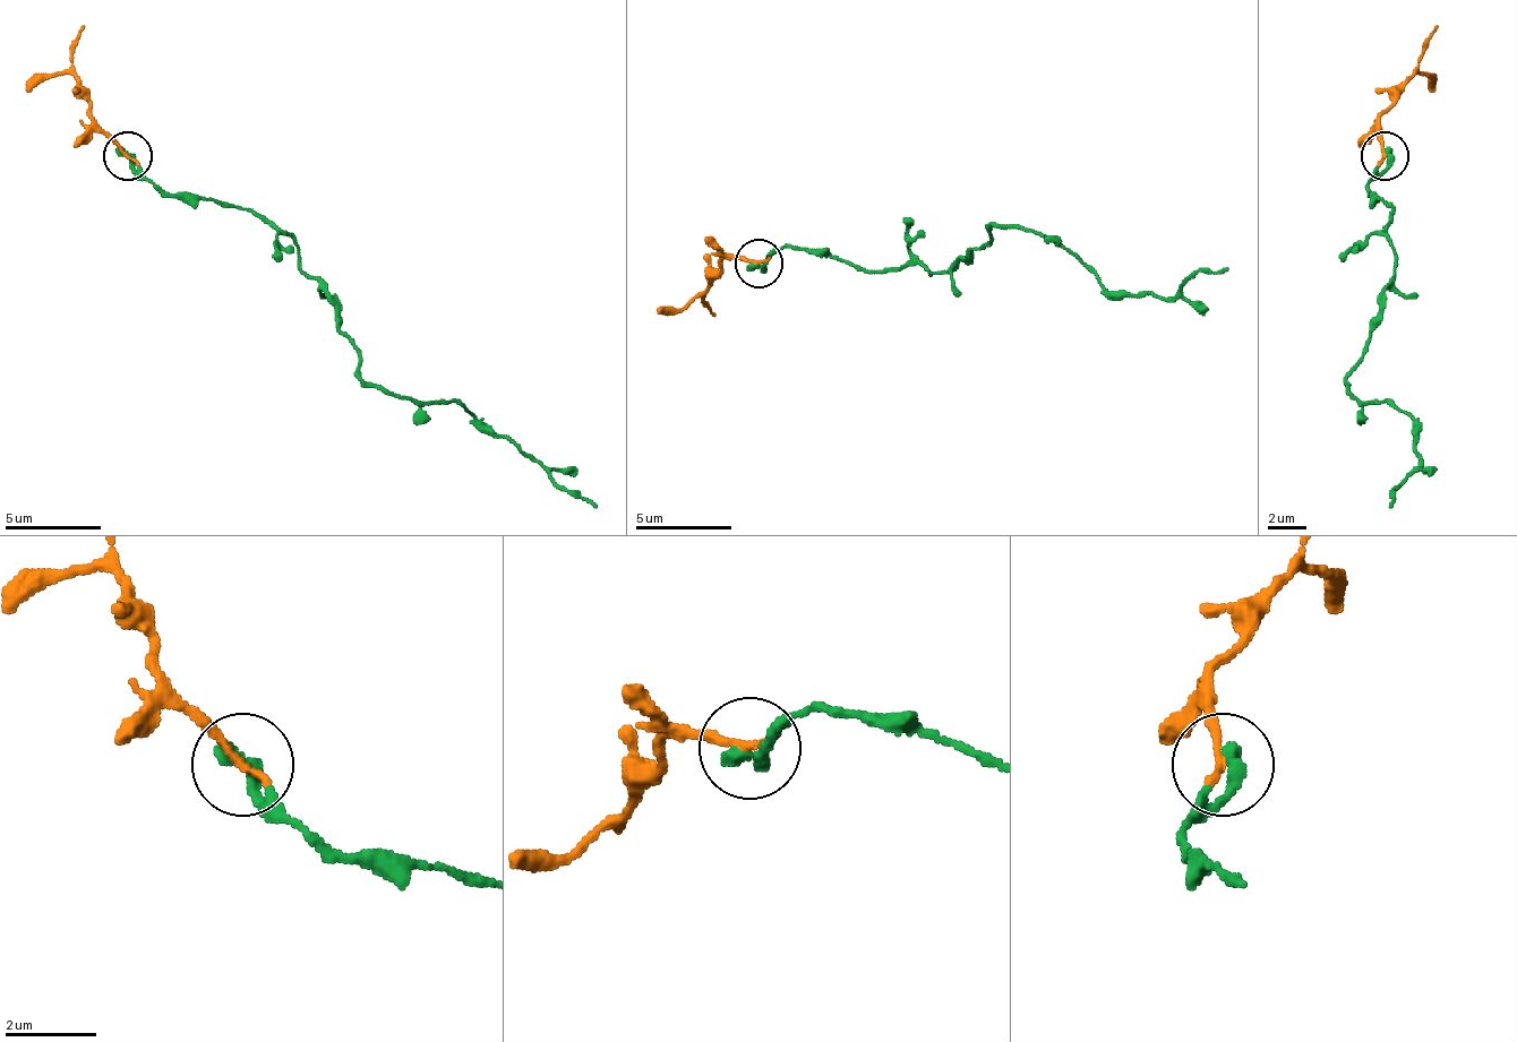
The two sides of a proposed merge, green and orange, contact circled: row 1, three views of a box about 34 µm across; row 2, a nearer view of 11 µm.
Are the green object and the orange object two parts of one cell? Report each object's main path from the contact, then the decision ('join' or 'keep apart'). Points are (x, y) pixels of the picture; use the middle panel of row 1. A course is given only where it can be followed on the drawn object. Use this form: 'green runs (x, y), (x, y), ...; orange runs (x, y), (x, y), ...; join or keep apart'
green runs (760, 264), (788, 244), (943, 274), (1001, 225), (1059, 240), (1116, 293), (1168, 298), (1226, 269); orange runs (760, 264), (721, 264), (702, 298), (702, 302), (717, 317); join

